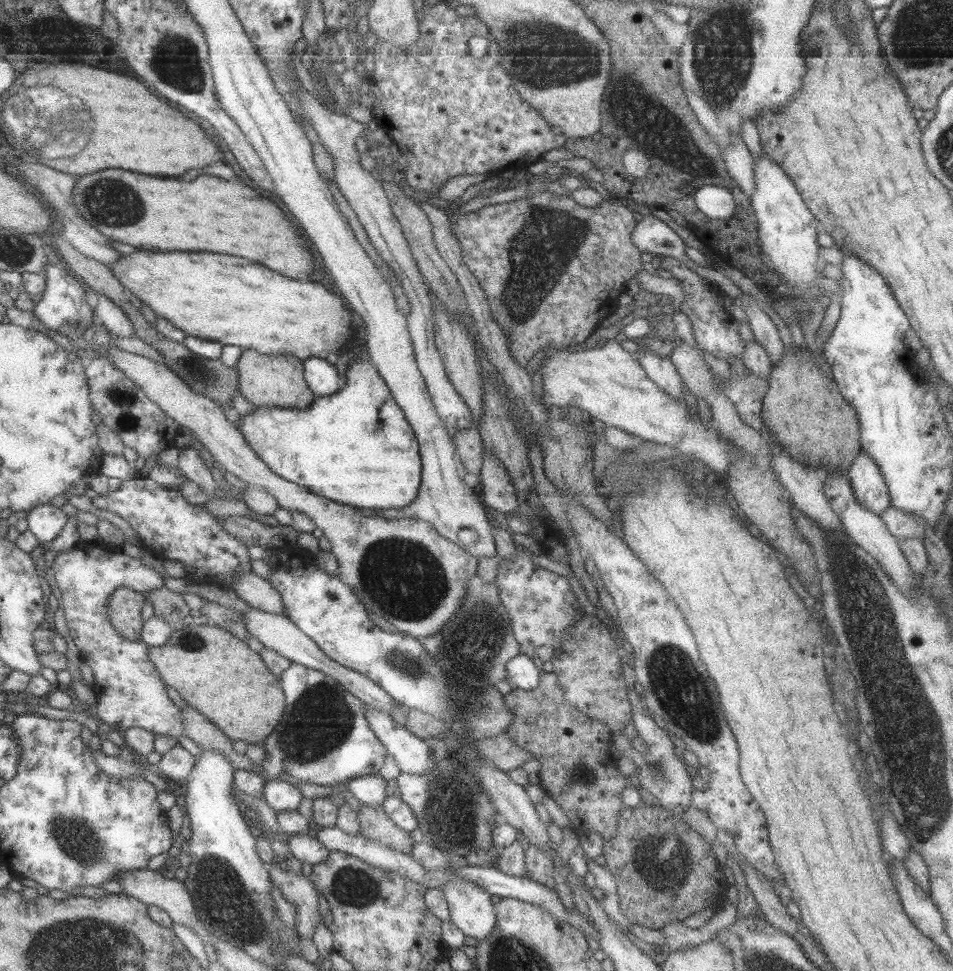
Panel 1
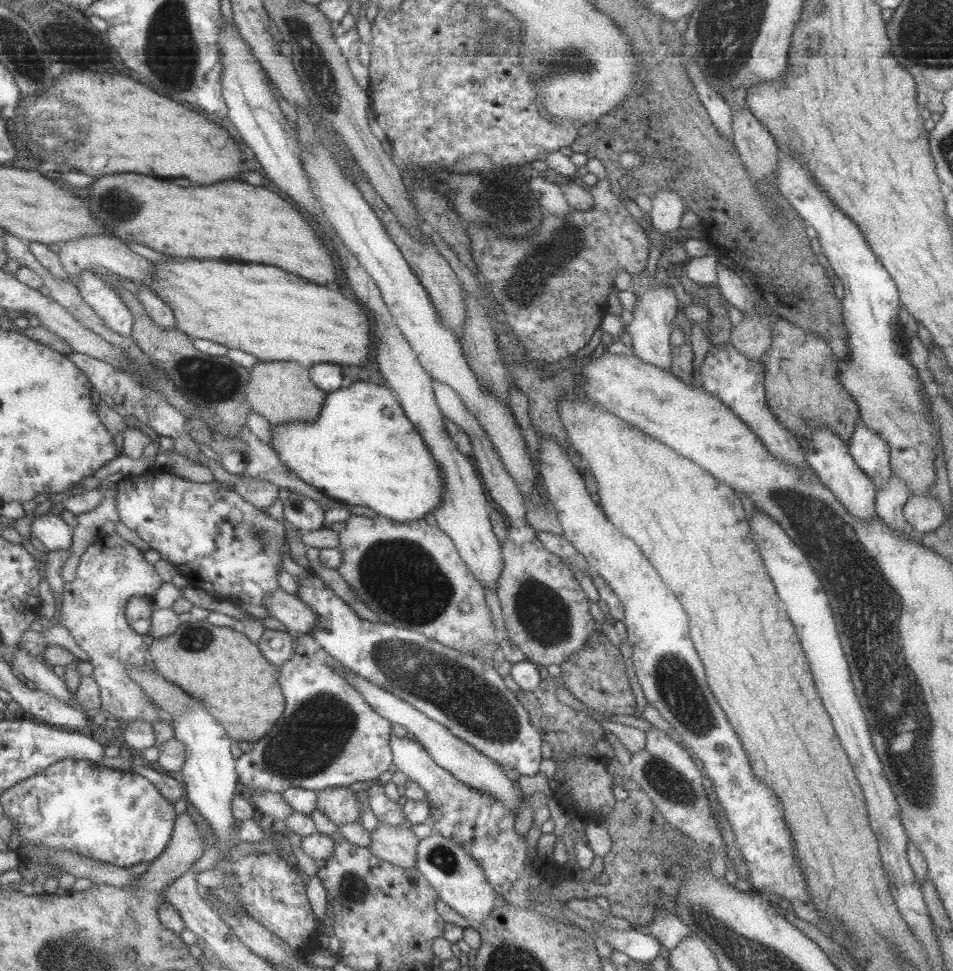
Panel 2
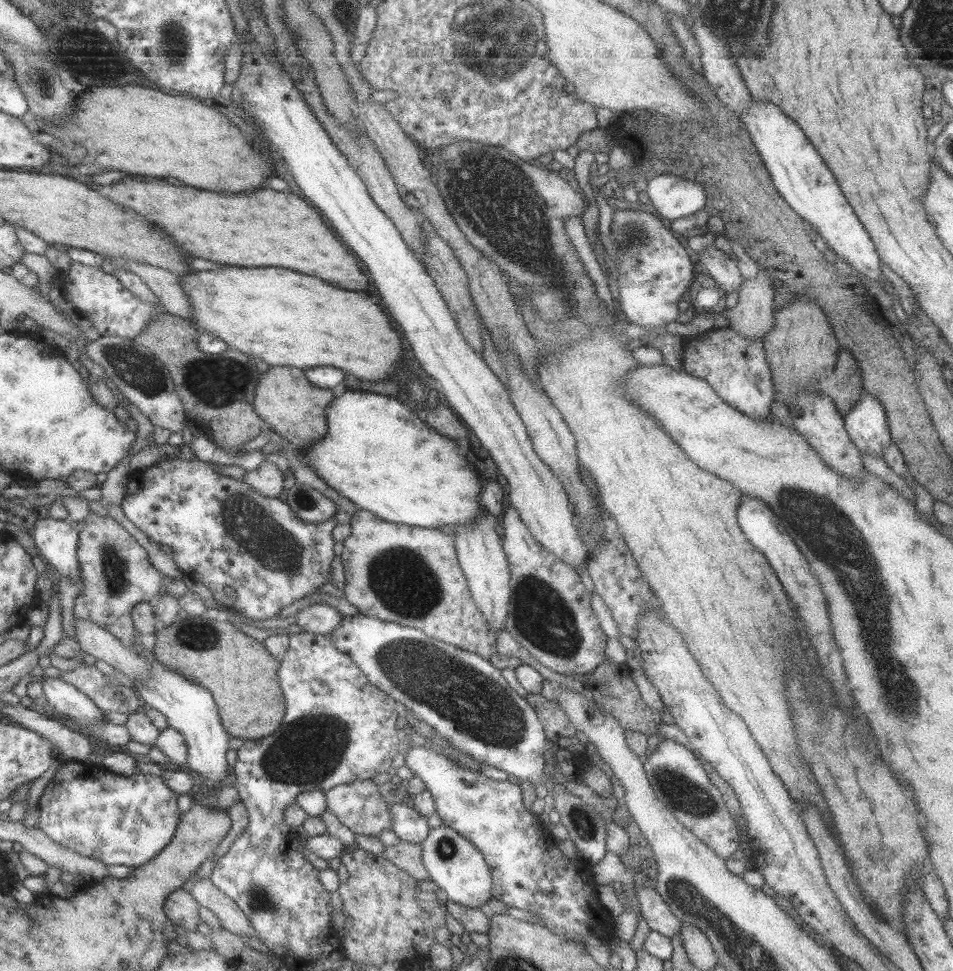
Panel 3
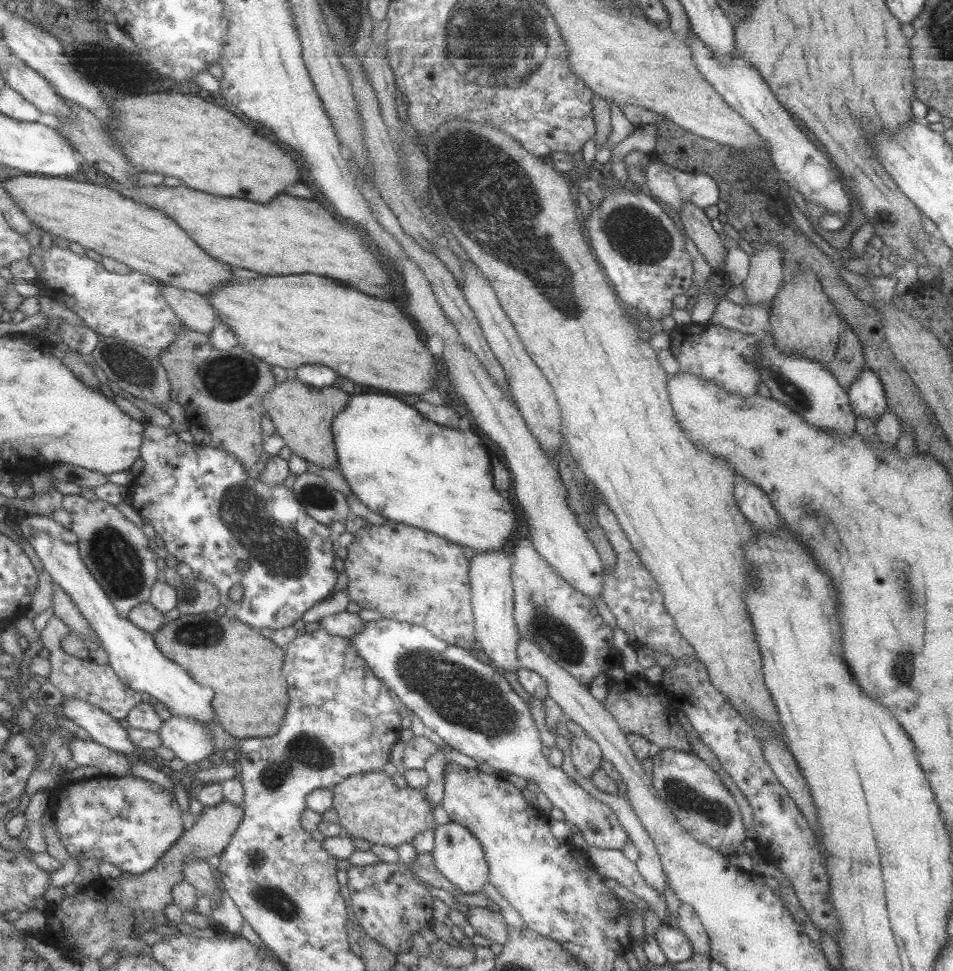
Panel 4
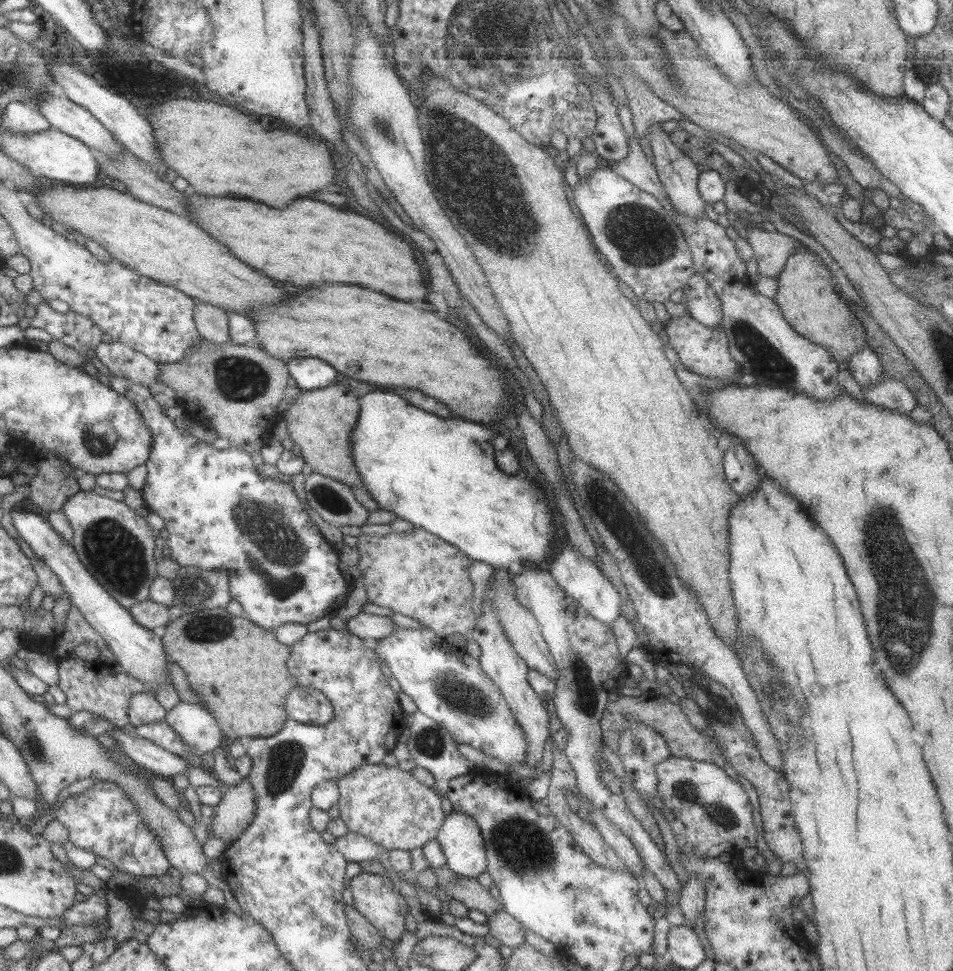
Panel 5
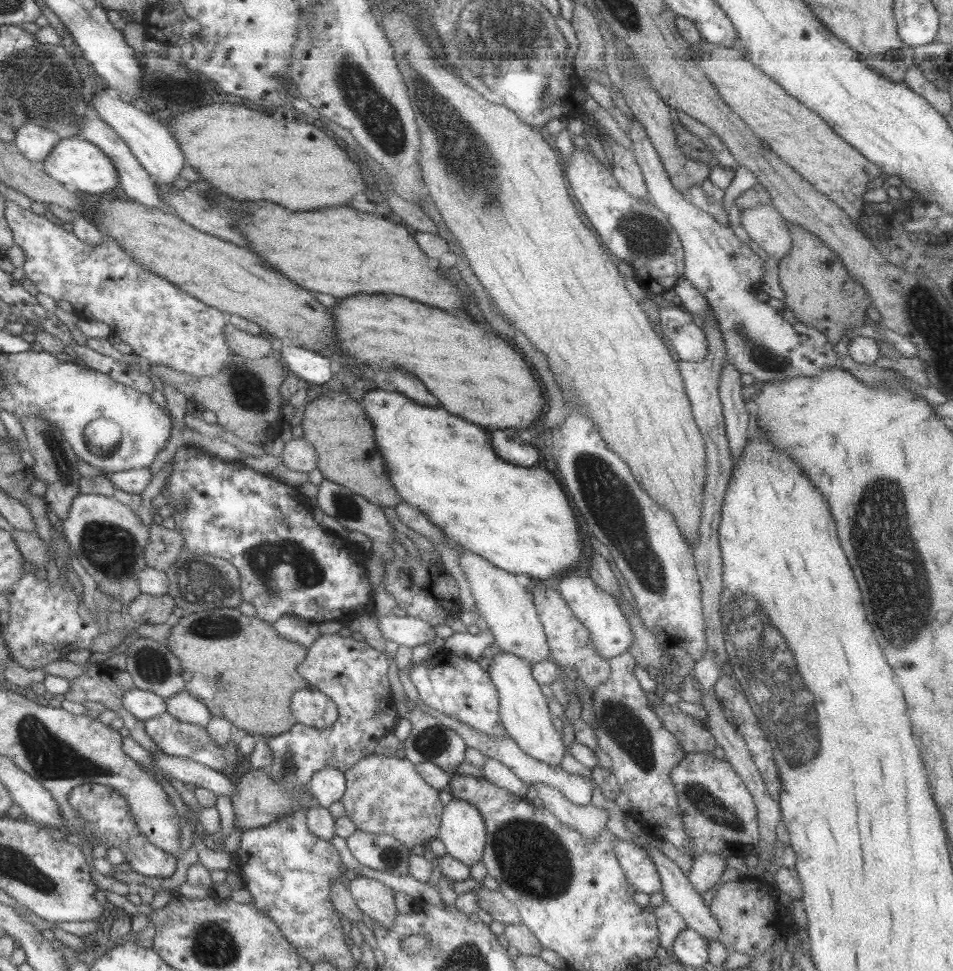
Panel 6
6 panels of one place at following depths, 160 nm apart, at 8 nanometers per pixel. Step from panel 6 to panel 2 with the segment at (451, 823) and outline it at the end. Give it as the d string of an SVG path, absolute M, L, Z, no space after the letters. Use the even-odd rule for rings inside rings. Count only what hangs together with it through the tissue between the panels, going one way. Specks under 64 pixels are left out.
M432 832L418 842L415 867L429 879L428 883L435 889L438 898L457 911L468 924L470 922L472 929L477 929L484 922L499 900L477 861L465 853L460 845L438 833Z

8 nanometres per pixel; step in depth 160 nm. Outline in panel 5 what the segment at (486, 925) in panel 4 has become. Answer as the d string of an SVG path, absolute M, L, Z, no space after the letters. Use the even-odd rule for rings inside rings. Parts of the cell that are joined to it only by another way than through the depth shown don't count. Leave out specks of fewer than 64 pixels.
M504 910L495 911L493 914L486 915L486 918L484 924L487 925L491 936L501 945L513 949L525 943L525 930L522 924Z

